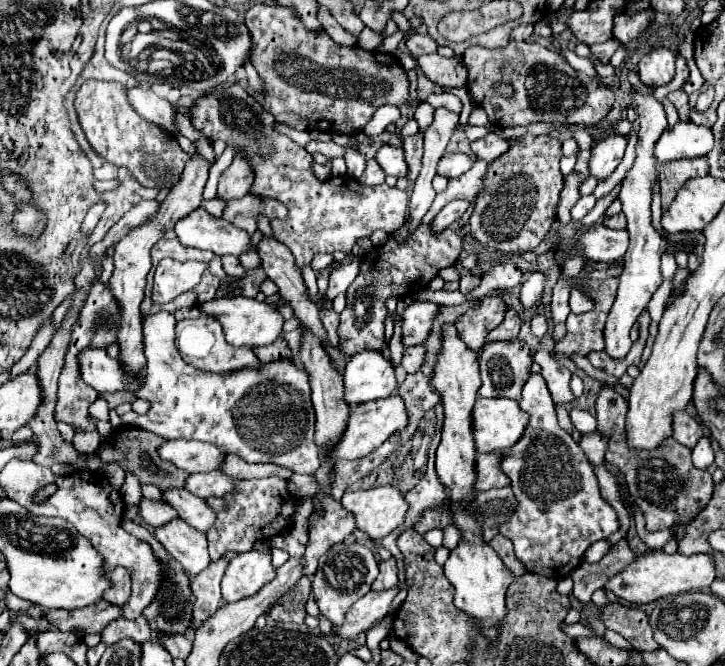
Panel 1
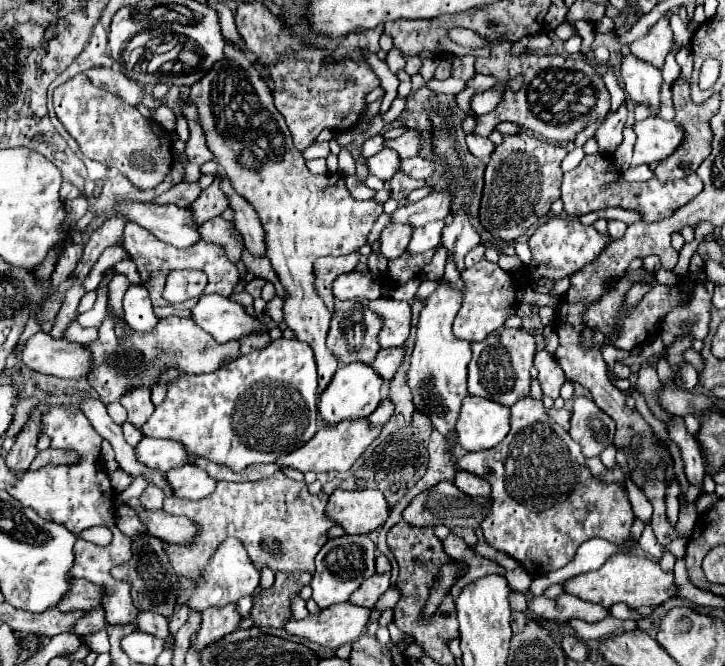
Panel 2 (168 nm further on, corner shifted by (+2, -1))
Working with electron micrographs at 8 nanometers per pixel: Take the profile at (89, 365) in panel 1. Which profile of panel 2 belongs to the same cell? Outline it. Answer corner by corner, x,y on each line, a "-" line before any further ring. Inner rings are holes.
45,331
35,333
25,343
21,357
27,367
61,379
87,379
93,367
93,357
81,343
55,341

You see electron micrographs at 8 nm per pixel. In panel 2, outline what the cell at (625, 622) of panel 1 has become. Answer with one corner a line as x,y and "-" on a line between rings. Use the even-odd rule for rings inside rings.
561,595
557,599
547,599
547,597
533,597
533,601
529,603
529,609
535,611
539,617
547,619
547,621
559,621
559,623
565,623
573,617
577,619
583,619
587,623
597,623
605,617
609,617
609,609
607,607
601,607
597,603
589,603
589,601
583,601
575,595

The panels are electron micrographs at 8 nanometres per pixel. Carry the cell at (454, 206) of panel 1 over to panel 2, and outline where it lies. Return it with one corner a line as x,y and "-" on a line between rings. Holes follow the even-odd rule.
433,221
425,227
419,227
415,233
413,233
413,239
407,247
407,251
411,253
423,253
423,251
429,251
429,249
435,249
439,243
441,243
441,233
443,233
443,227
445,227
445,221

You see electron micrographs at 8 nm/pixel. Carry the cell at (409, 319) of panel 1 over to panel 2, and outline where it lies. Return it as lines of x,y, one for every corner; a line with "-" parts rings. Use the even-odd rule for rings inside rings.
377,299
371,301
371,307
385,319
385,327
381,331
381,347
403,347
411,331
409,303
395,299

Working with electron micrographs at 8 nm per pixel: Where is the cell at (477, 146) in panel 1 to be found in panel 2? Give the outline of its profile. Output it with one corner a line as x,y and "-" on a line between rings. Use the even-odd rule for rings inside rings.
467,135
465,137
465,141
467,141
467,147
469,147
469,151
471,151
471,155
473,157
477,157
477,159
481,159
481,161
487,161
487,157
493,153
493,149
495,149
495,145
491,143
491,139
489,137
481,137
481,135

